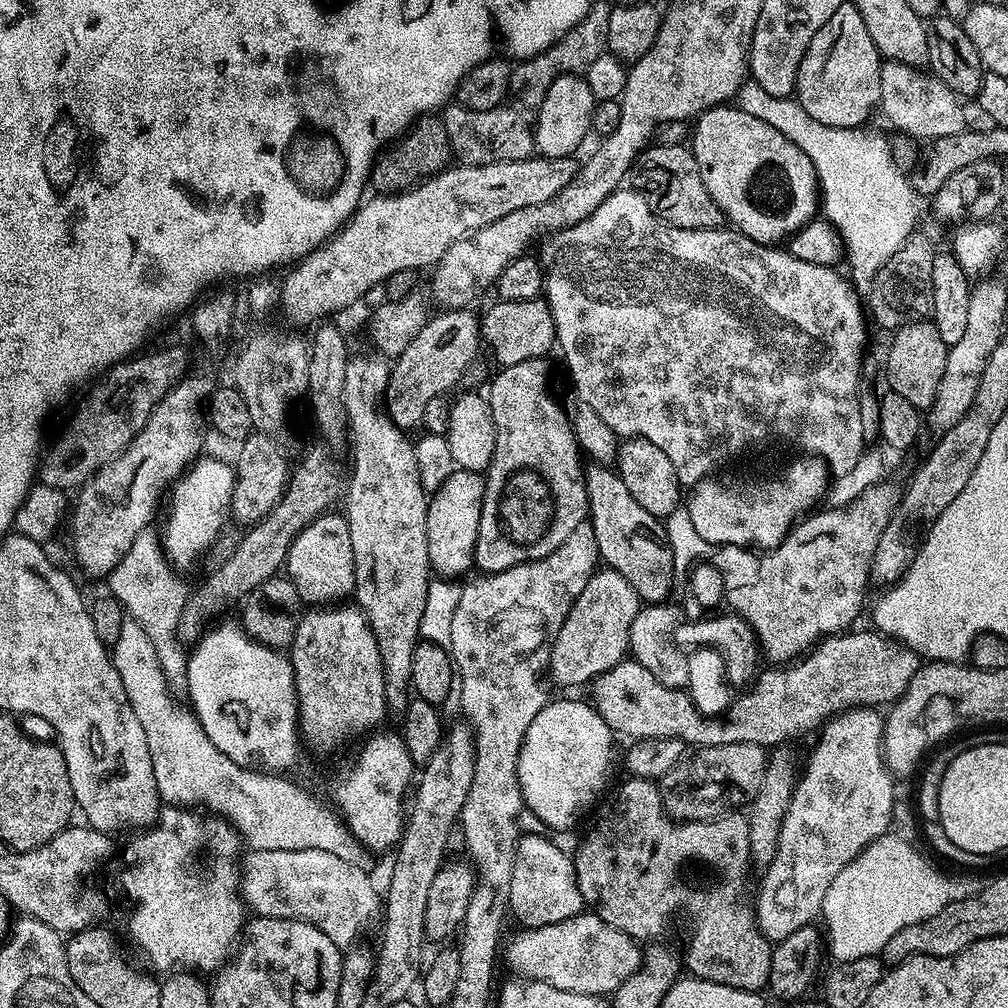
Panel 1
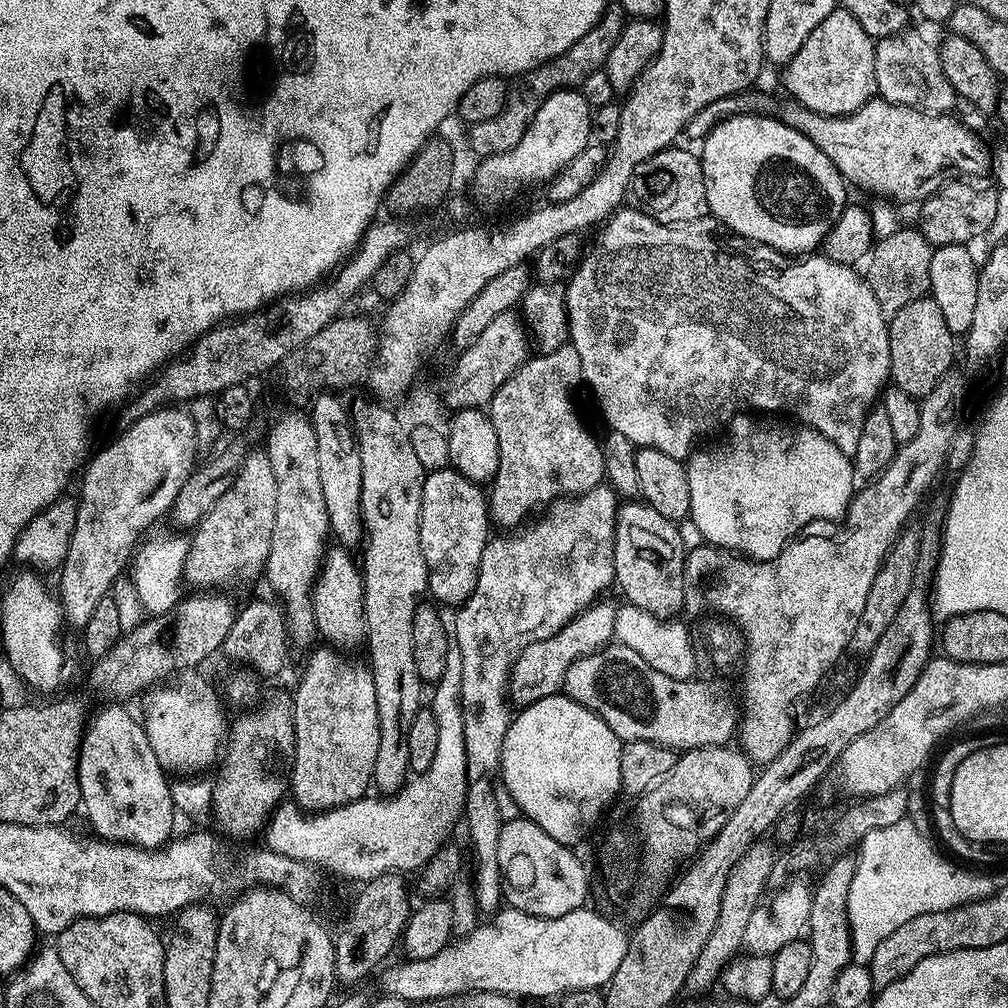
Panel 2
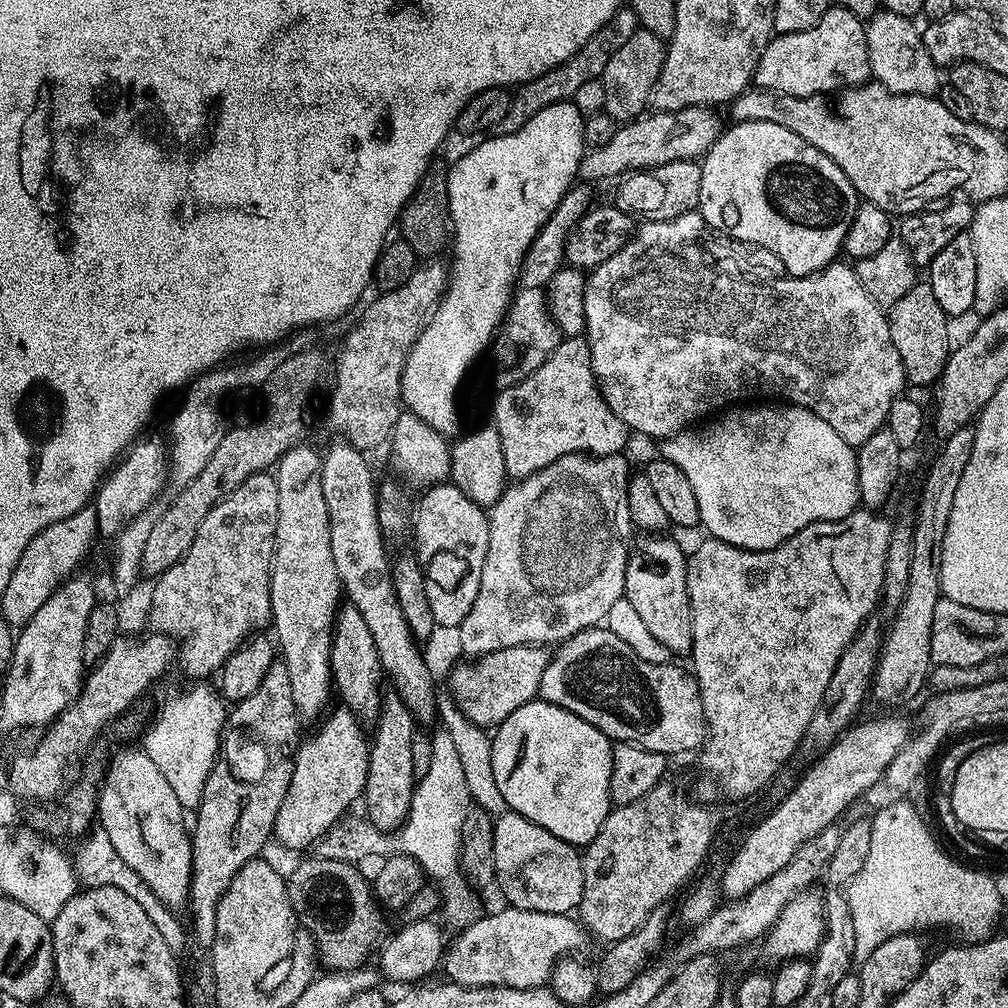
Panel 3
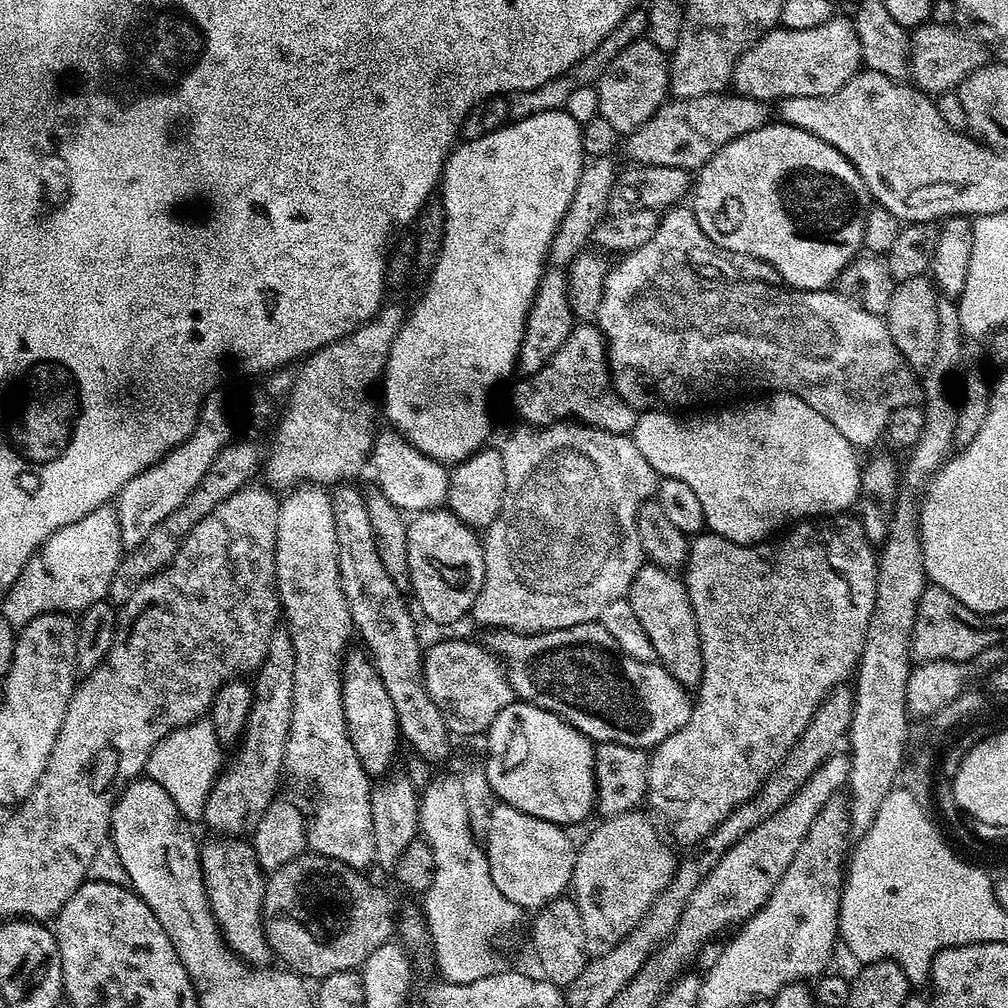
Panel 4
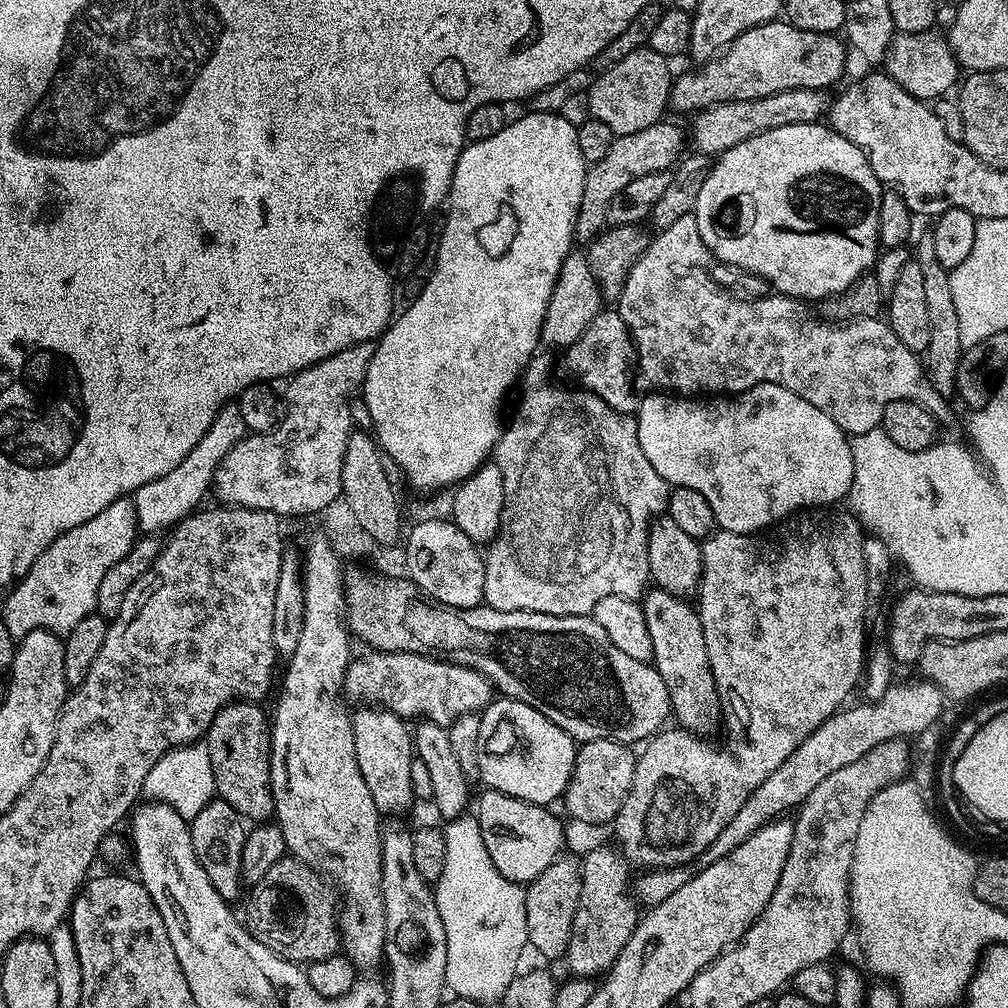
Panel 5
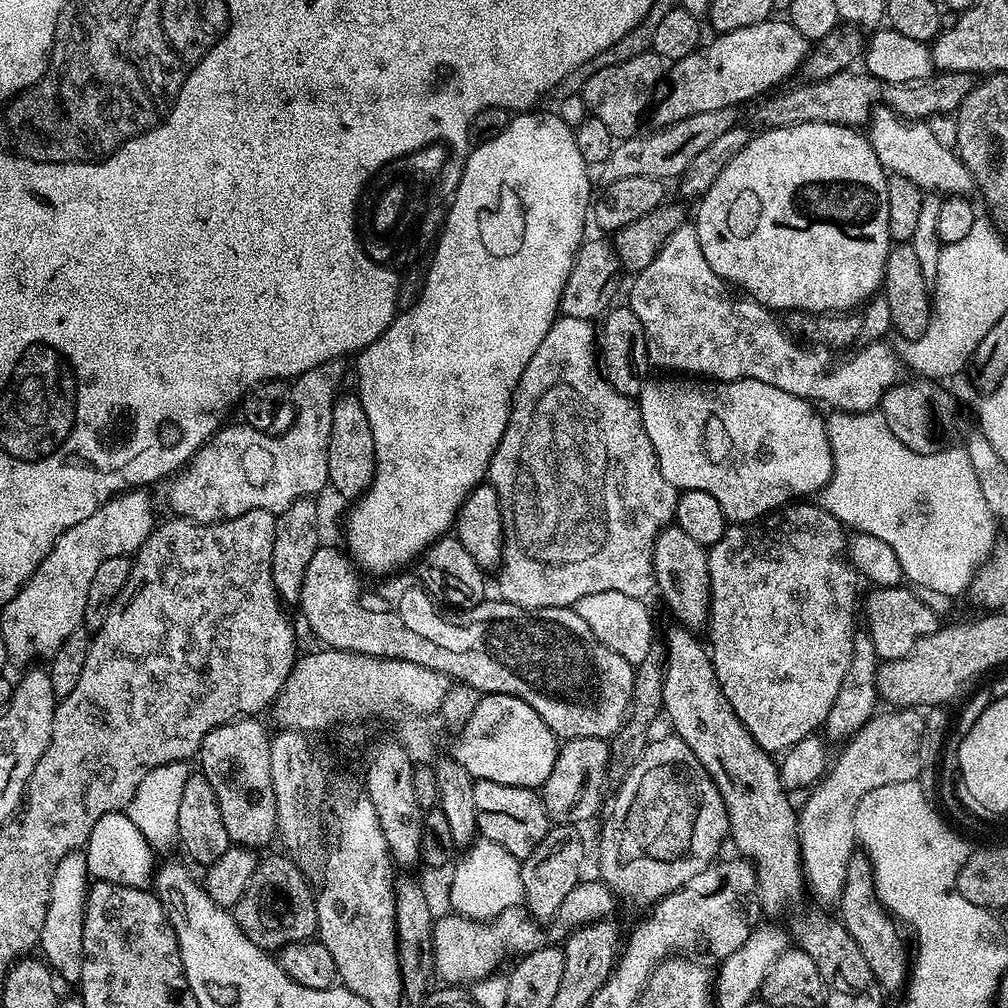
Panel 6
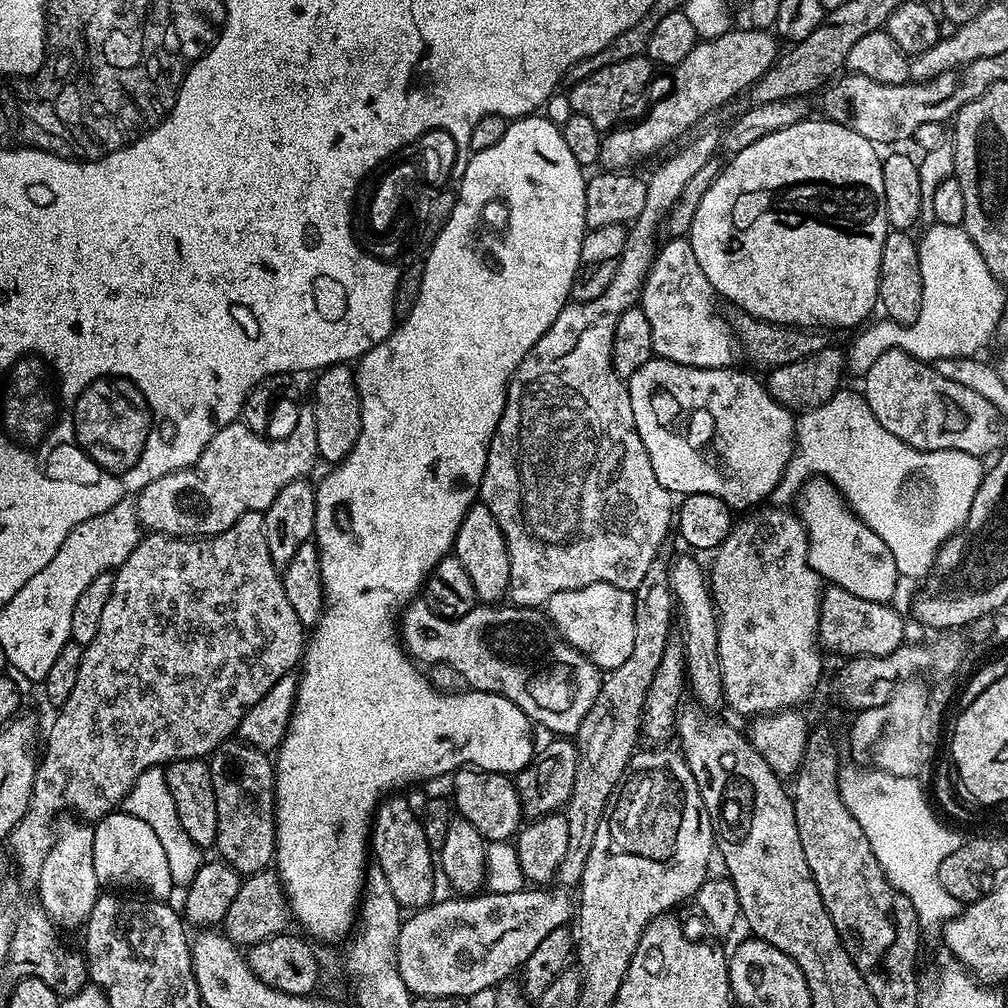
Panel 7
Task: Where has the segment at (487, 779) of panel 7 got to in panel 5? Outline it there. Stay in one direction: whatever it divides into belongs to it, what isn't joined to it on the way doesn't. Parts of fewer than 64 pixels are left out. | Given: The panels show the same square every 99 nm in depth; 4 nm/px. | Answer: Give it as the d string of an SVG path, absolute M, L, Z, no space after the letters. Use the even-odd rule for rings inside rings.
M484 790L477 800L475 797L474 817L478 822L478 830L502 878L527 886L538 878L538 874L542 874L542 870L546 870L546 866L553 864L556 857L561 855L564 828L552 811L551 807L531 804L522 798L514 798L510 794L491 790Z

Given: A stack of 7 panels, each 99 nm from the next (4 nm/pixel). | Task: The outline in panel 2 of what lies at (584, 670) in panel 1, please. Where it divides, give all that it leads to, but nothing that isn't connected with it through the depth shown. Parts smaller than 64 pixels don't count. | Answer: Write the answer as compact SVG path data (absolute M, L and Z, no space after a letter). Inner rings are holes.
M604 598L597 600L576 615L569 624L562 626L558 634L542 638L542 642L534 642L520 652L520 657L512 663L512 674L508 677L506 689L513 705L533 704L547 696L557 695L564 687L566 670L570 670L574 662L613 643L617 605L607 604L606 601Z

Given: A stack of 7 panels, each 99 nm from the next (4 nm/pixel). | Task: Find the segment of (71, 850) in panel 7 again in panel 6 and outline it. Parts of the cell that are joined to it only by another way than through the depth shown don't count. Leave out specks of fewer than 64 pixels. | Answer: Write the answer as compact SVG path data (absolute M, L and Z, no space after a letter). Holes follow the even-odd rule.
M83 851L66 854L52 875L50 902L46 906L46 922L42 922L42 934L38 945L43 959L61 981L72 986L79 985L82 974L82 926L84 925L84 904L88 900L90 877Z

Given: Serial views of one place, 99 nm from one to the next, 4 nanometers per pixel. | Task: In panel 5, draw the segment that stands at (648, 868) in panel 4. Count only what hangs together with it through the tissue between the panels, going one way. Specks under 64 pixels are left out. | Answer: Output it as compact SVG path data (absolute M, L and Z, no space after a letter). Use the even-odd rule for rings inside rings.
M592 848L582 856L582 894L566 953L568 968L572 971L569 973L576 978L596 978L607 973L636 929L638 908L629 895L629 865L613 852L608 848Z

